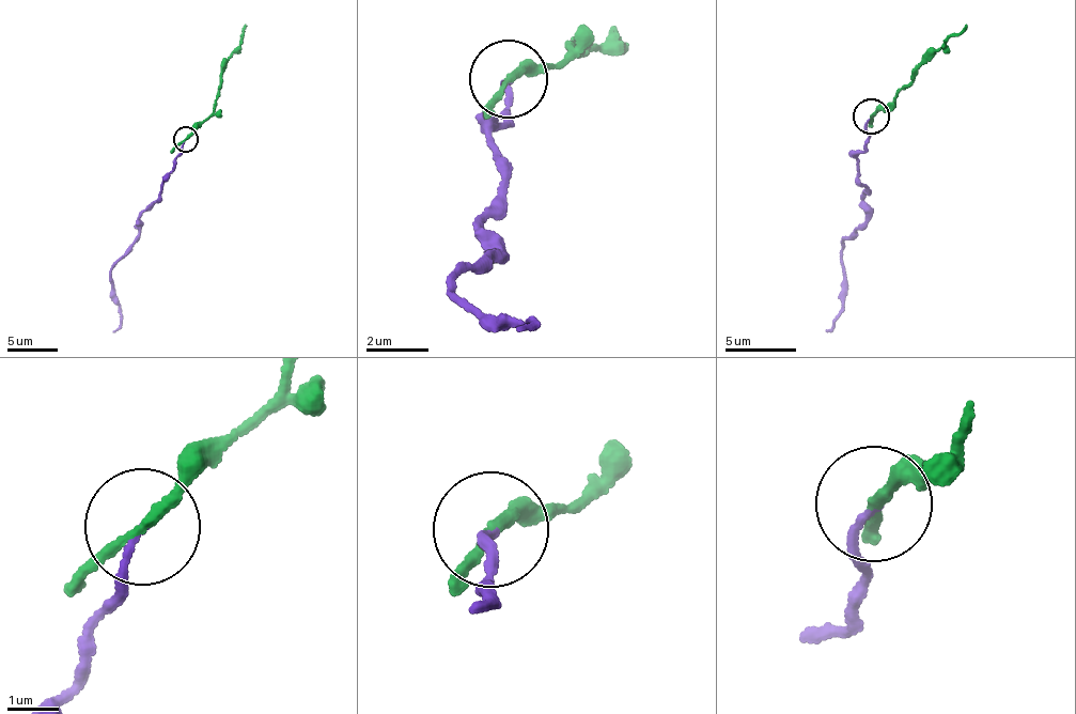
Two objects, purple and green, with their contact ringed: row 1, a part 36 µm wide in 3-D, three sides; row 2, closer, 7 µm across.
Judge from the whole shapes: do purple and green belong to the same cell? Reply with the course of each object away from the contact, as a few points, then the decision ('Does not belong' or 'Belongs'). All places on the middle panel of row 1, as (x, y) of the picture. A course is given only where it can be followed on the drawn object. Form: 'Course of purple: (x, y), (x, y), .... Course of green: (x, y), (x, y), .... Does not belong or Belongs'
Course of purple: (511, 81), (487, 138), (504, 169), (483, 224), (500, 248), (449, 295), (496, 330), (534, 322), (515, 328). Course of green: (511, 81), (570, 56), (565, 44), (577, 53), (570, 37), (625, 45). Belongs

